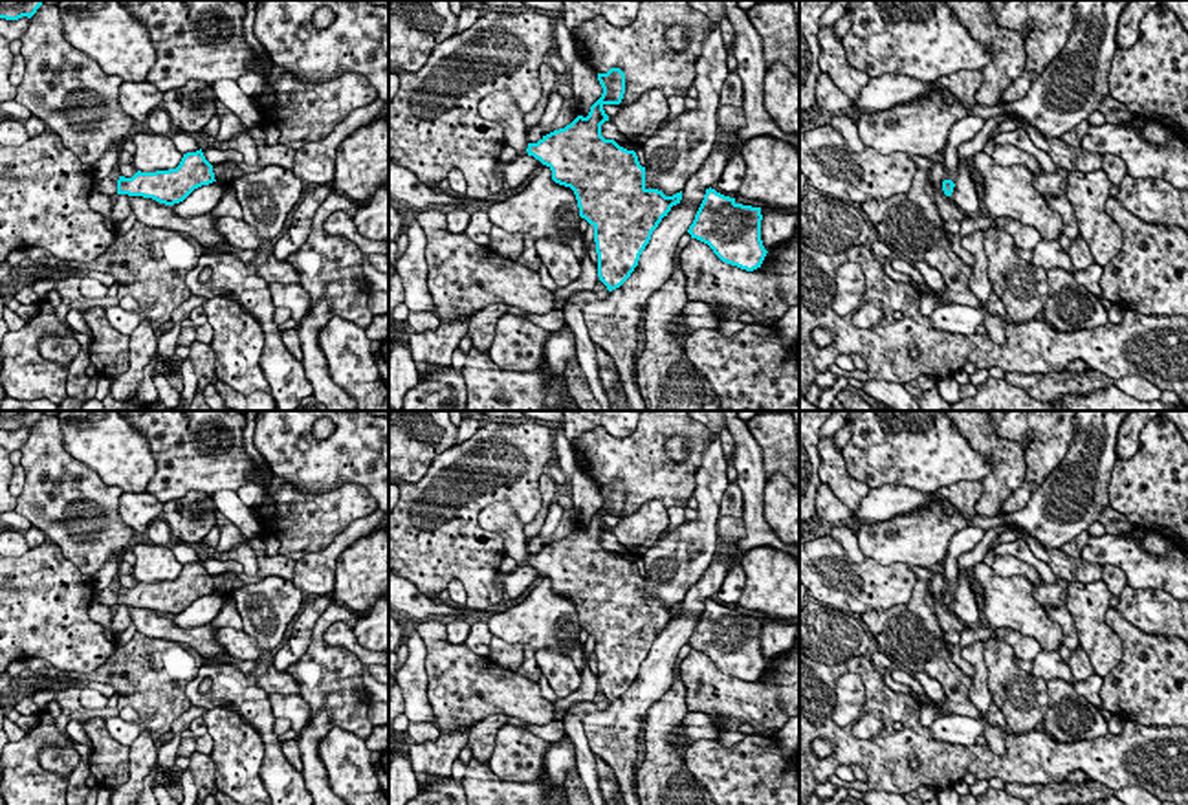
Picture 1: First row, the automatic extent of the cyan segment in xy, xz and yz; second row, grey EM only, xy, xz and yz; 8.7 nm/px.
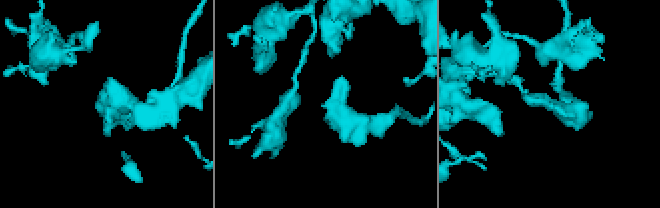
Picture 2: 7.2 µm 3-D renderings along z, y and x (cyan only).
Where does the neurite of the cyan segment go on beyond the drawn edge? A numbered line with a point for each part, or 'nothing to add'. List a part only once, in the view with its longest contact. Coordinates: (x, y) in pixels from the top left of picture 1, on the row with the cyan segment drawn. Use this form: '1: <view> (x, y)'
1: xy (105, 186)

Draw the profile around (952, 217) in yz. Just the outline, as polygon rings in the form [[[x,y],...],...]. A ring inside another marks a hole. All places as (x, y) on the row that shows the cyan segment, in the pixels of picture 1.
[[[939,156],[933,160],[933,167],[930,172],[930,191],[935,194],[935,202],[939,213],[942,216],[946,231],[952,235],[959,235],[961,224],[968,218],[952,200],[942,193],[942,172],[944,172],[944,158]]]

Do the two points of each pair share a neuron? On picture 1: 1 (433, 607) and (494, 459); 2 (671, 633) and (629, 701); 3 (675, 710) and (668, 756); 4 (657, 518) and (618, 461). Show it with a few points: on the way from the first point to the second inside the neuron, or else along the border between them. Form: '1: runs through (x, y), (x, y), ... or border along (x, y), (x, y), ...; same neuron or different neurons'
1: border along (407, 578), (424, 595), (437, 600); different neurons
2: runs through (664, 650), (655, 675), (646, 684); same neuron
3: runs through (664, 721), (662, 745); same neuron
4: border along (666, 507), (646, 501), (620, 518); different neurons

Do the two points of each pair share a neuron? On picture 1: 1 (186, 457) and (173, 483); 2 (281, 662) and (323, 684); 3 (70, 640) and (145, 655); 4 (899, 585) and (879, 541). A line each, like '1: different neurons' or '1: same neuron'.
1: same neuron
2: different neurons
3: different neurons
4: different neurons

